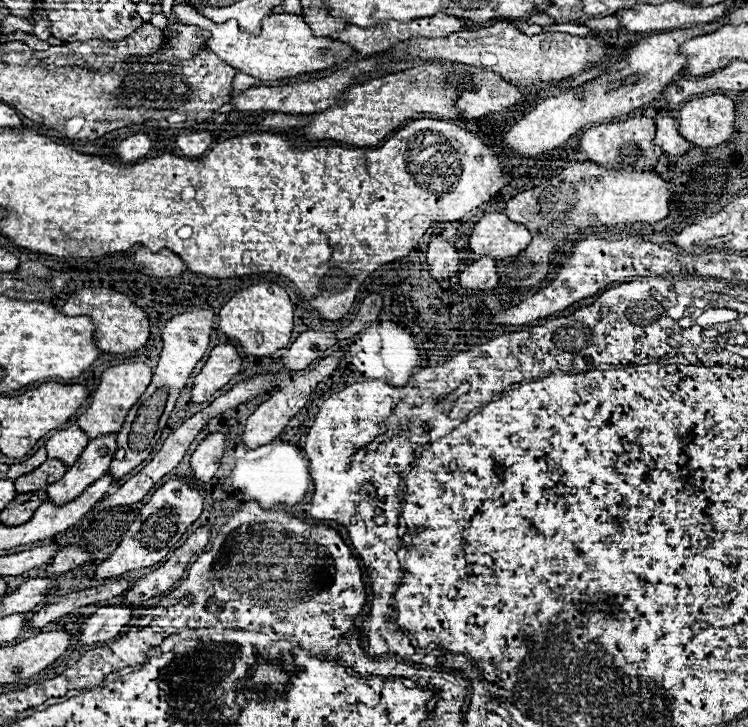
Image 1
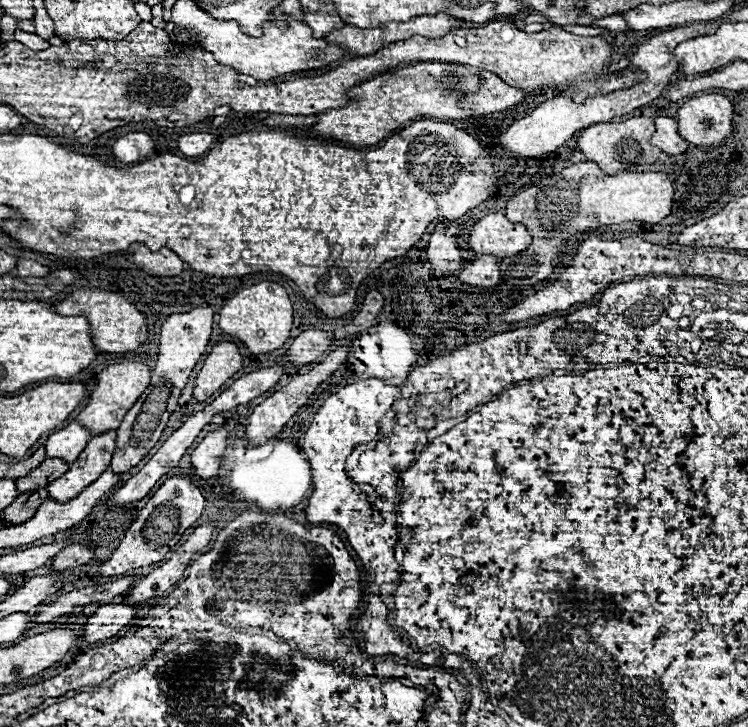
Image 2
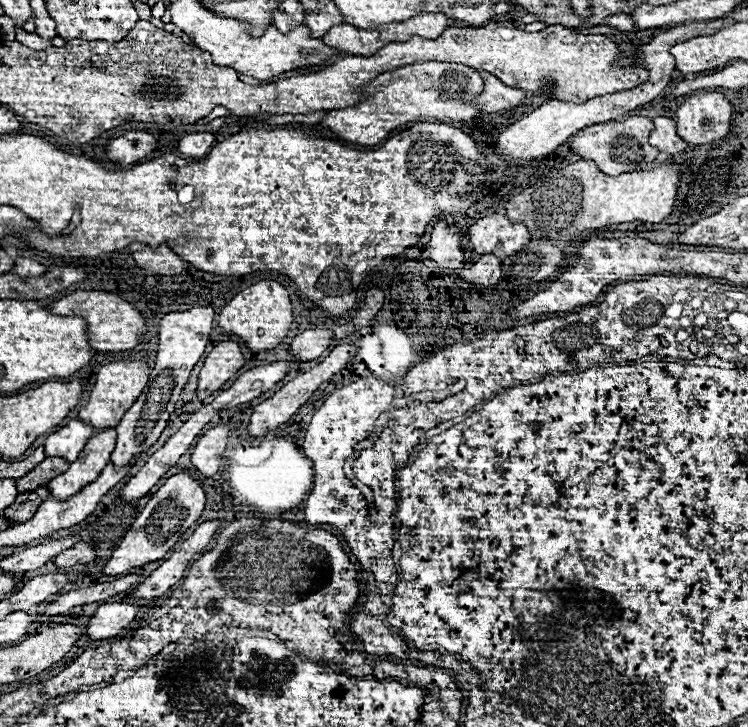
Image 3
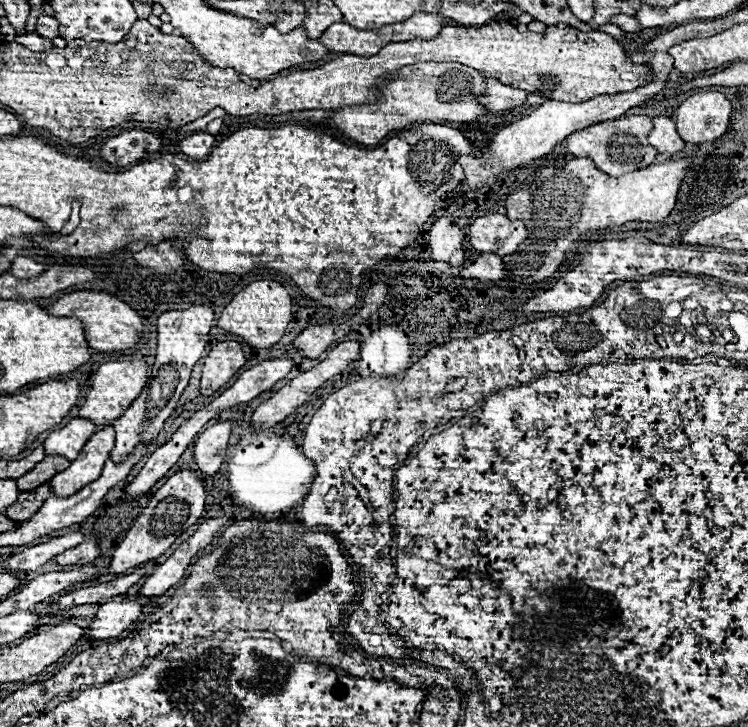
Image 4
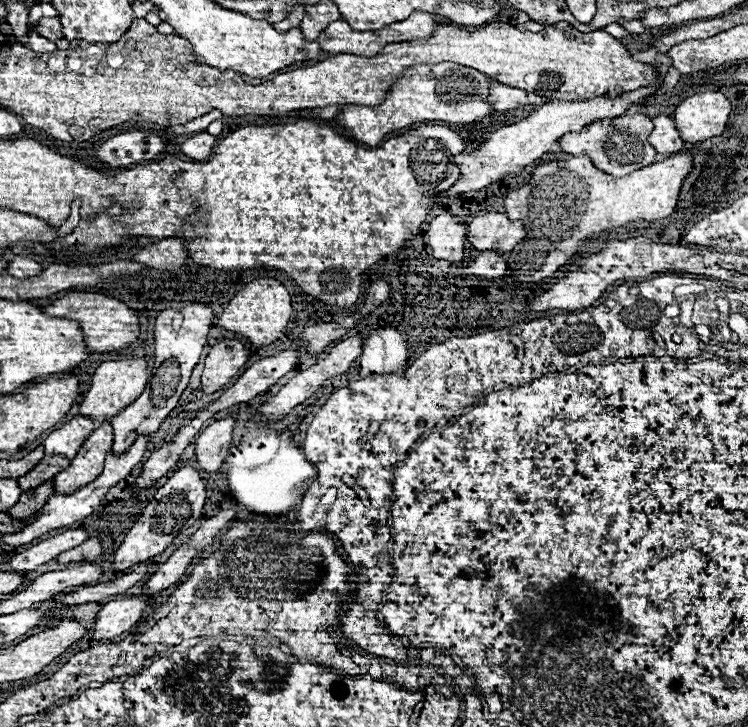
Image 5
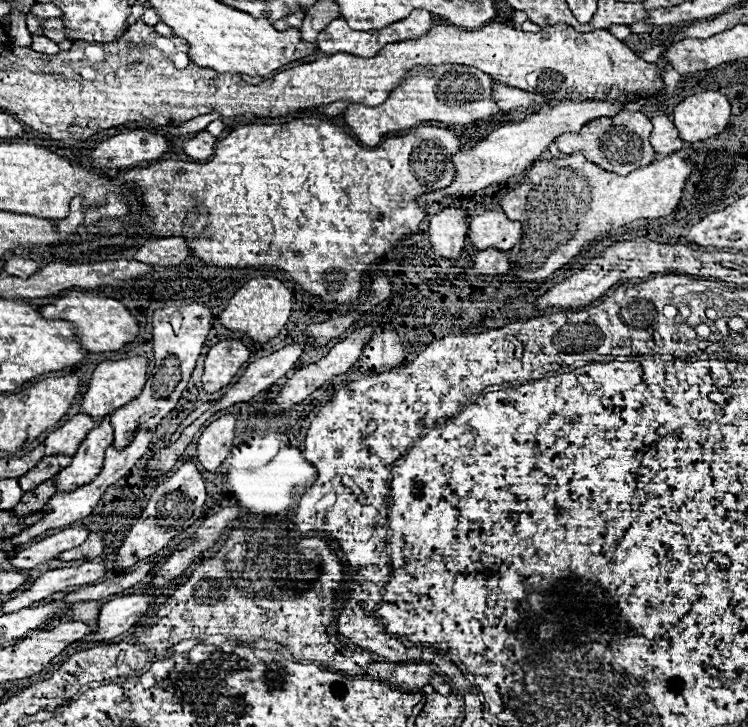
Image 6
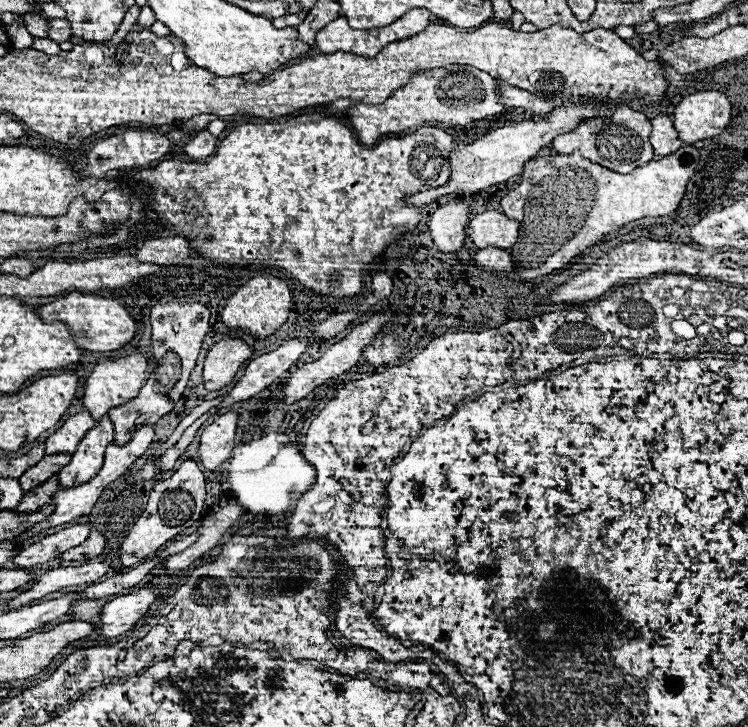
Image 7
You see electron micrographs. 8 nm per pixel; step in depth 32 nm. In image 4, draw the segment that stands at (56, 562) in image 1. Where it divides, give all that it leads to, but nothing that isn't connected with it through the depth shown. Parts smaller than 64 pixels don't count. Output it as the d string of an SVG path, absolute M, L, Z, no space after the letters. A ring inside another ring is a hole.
M88 540L88 542L82 542L82 544L78 544L78 546L62 552L60 556L56 556L56 562L58 562L60 566L90 564L90 562L94 562L98 556L100 556L98 542L96 542L96 540Z

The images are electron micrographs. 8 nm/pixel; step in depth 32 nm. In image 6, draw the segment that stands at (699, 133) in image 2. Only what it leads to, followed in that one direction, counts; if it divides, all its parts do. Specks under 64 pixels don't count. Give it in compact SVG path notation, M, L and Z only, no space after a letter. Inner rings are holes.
M700 92L684 98L674 108L674 126L684 142L698 142L724 130L731 116L731 104L720 92Z

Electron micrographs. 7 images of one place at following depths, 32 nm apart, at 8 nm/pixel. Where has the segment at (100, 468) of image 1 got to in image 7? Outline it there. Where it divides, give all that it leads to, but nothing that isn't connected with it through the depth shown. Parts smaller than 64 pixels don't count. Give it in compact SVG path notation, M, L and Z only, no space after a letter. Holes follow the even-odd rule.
M104 416L80 440L76 452L72 454L70 464L58 472L60 488L70 488L70 486L74 488L74 486L86 484L86 480L94 478L98 474L98 468L102 468L106 444L110 444L112 440L114 440L114 426L112 426L110 418Z

